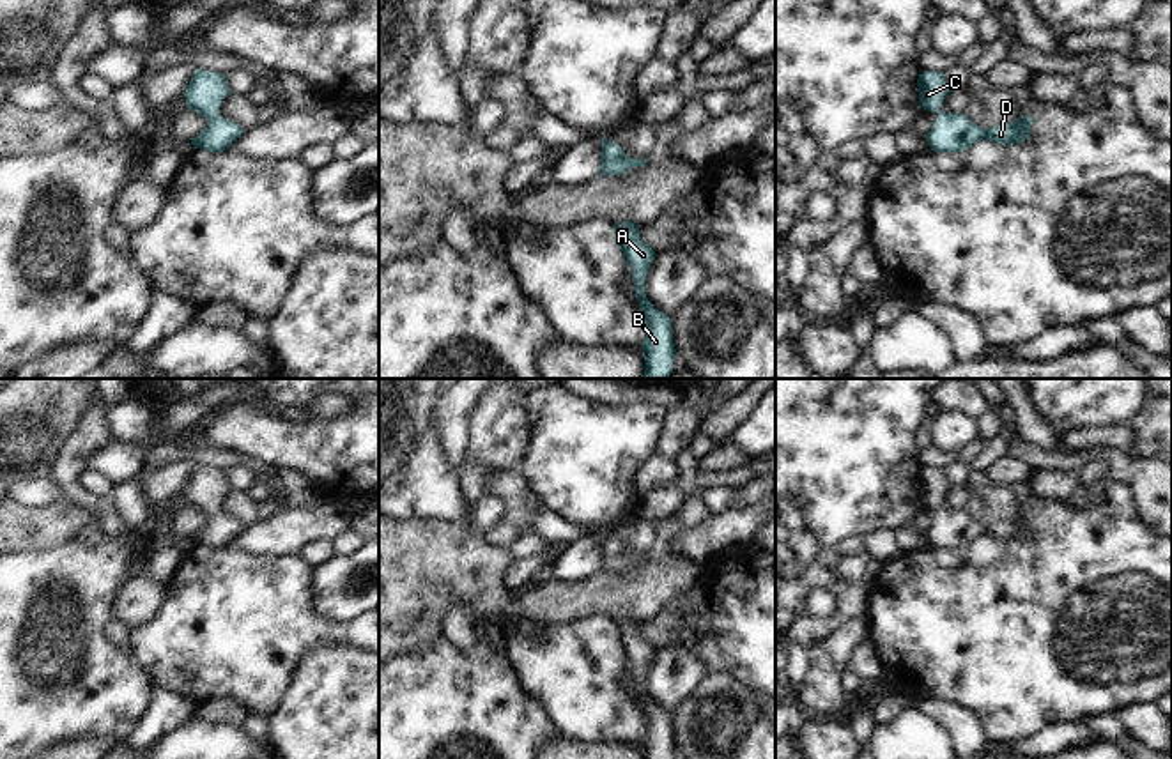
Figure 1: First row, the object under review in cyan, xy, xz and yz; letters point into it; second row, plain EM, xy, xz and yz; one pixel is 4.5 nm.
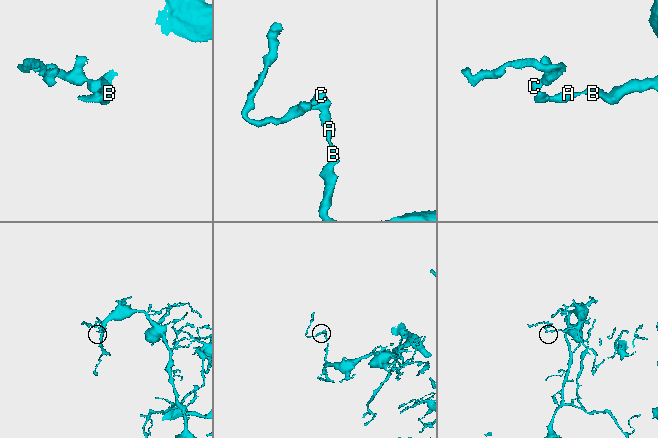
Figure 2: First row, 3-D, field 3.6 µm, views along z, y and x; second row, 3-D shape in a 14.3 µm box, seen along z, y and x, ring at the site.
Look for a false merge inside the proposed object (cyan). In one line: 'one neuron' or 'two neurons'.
one neuron

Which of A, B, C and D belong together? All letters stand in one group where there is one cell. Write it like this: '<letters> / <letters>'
A B C D

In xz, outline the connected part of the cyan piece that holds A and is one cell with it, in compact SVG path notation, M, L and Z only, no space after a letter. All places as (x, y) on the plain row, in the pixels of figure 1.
M625 616L613 623L616 640L623 648L625 658L632 663L632 679L637 699L646 717L644 740L644 759L673 759L675 740L673 722L666 709L657 706L644 690L644 678L655 648L641 637L639 621Z

